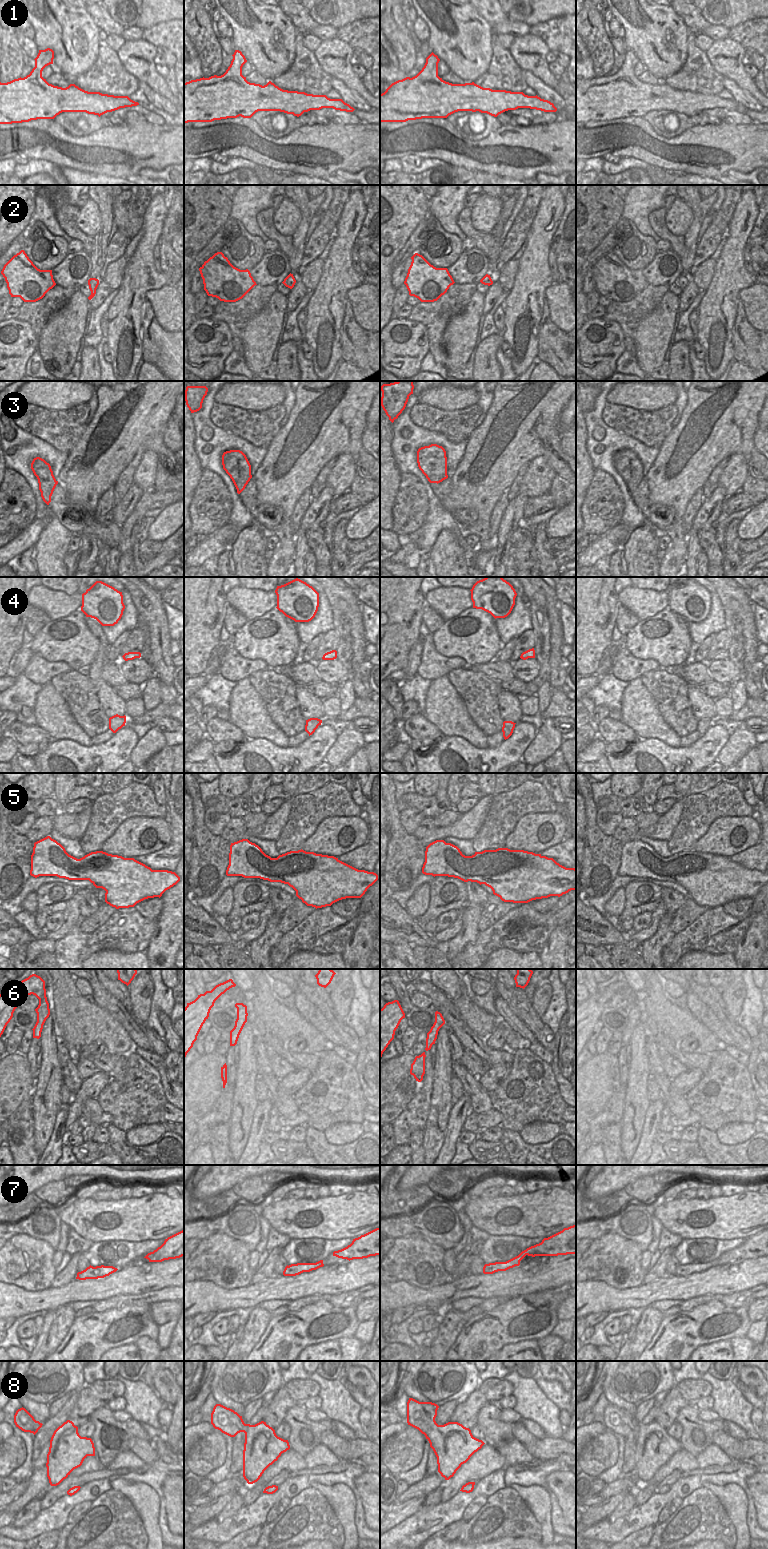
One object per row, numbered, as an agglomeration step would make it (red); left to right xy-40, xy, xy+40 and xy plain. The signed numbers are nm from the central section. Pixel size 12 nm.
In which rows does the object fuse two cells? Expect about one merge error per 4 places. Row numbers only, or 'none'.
none

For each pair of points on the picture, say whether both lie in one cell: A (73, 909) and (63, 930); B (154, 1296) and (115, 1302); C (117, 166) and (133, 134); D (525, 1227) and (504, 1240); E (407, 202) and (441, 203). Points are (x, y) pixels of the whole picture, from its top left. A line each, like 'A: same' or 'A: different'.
A: same
B: same
C: same
D: different
E: different

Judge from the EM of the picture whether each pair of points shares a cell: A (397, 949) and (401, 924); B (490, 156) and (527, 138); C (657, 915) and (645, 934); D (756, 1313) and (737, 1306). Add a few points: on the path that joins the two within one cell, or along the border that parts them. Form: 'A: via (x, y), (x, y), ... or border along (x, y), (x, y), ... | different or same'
A: border along (408, 942), (398, 940), (391, 945) | different
B: via (499, 153), (511, 152), (518, 146) | same
C: via (655, 920), (650, 929) | same
D: border along (755, 1299), (750, 1303), (747, 1311), (751, 1322) | different

